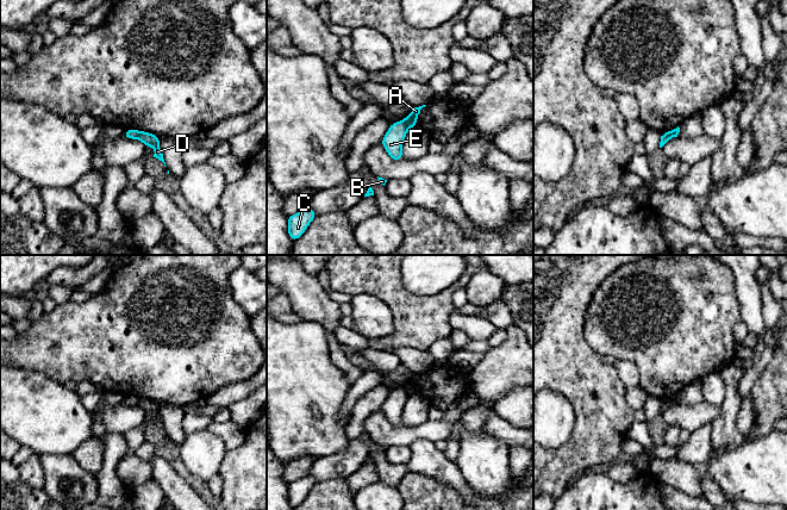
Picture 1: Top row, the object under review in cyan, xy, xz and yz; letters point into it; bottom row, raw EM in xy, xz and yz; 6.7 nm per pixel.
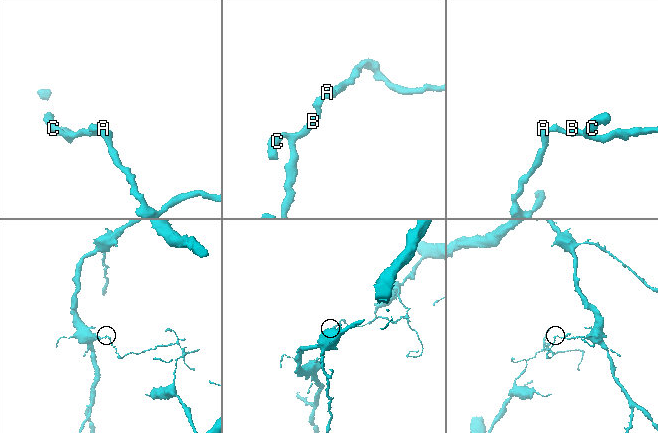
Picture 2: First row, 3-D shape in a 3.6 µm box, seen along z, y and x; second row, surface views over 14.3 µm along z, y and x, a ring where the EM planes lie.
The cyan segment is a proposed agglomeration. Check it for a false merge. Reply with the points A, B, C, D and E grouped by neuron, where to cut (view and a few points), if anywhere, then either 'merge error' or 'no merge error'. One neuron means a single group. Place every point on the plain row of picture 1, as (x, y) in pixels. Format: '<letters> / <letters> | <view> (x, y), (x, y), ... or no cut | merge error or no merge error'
A D / B C E | xz (403, 387), (408, 395) | merge error

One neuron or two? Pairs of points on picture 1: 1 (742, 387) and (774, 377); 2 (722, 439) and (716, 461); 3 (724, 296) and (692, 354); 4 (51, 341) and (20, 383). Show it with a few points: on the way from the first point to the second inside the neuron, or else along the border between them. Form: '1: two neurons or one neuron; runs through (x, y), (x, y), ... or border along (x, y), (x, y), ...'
1: two neurons; border along (770, 361), (756, 379), (749, 395)
2: two neurons; border along (744, 437), (735, 447), (711, 449)
3: one neuron; runs through (710, 310), (692, 328), (692, 340)
4: two neurons; border along (12, 367), (37, 371), (55, 381)

